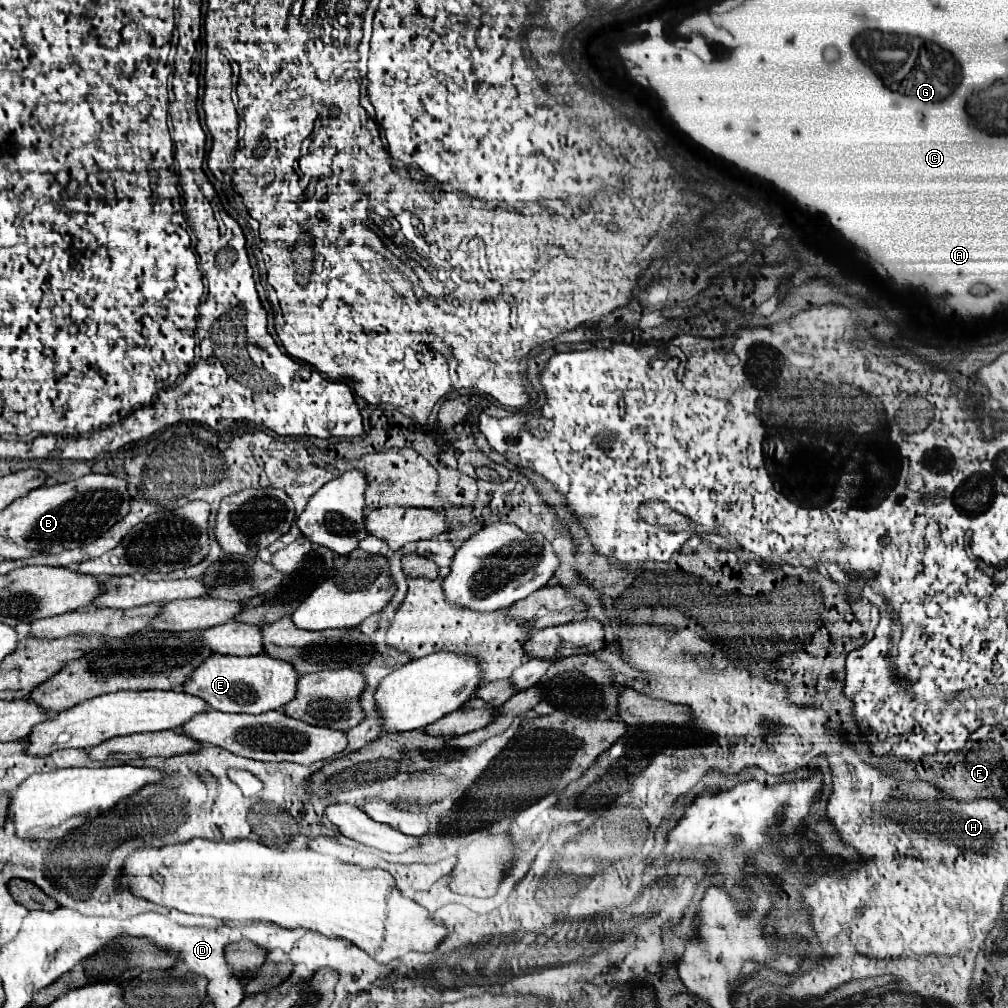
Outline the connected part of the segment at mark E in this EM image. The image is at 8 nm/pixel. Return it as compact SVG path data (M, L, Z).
M267 654L261 656L211 656L185 680L183 692L203 698L213 710L221 712L245 712L261 714L267 710L279 710L295 698L297 672L291 664L275 660Z

